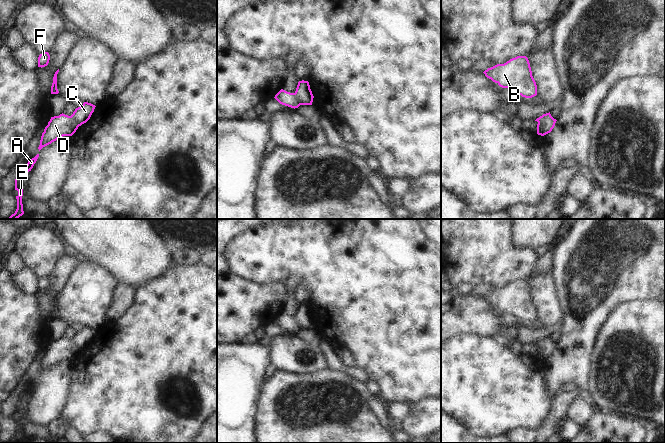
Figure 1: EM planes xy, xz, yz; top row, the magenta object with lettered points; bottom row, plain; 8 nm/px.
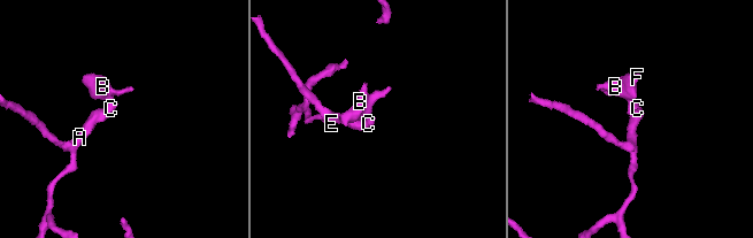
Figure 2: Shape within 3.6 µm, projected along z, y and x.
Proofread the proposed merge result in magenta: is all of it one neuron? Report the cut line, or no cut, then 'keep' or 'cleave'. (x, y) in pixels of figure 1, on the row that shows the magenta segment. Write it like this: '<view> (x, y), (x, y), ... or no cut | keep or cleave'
xz (294, 93), (301, 104) | cleave

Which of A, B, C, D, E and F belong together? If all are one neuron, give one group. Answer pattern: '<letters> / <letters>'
A D E / B C F

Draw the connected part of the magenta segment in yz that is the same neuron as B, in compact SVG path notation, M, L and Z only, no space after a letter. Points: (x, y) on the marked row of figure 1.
M517 56L483 73L500 87L508 88L522 97L532 98L537 95L537 85L526 56Z

